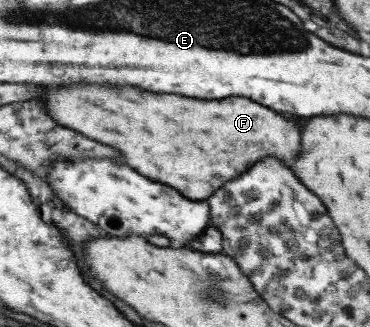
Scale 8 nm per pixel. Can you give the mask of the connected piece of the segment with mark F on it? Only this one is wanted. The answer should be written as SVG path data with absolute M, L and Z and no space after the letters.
M73 84L61 88L47 88L41 96L43 106L49 110L61 127L71 128L87 138L115 146L125 156L127 164L141 170L153 182L165 182L181 190L187 198L205 200L225 186L235 174L239 176L251 162L265 156L279 156L289 168L289 160L299 152L299 130L293 122L287 122L281 114L261 106L249 98L227 98L227 100L199 100L179 94L155 94L137 86L101 86L101 84Z

